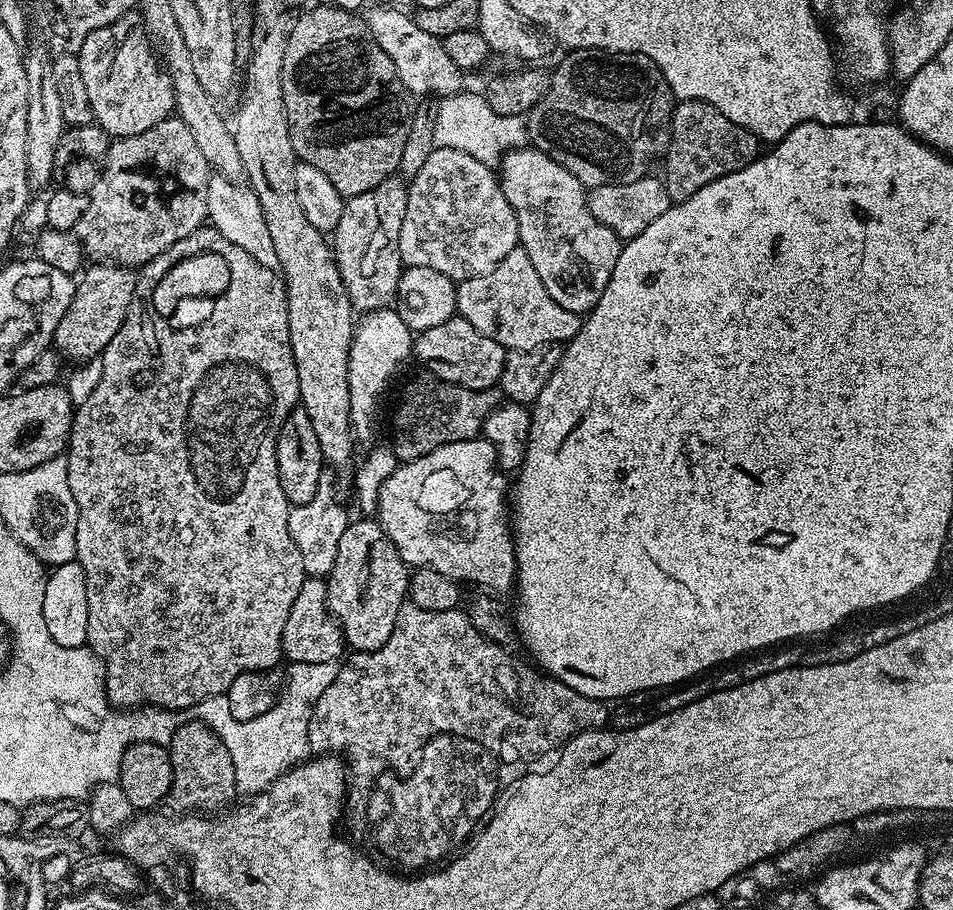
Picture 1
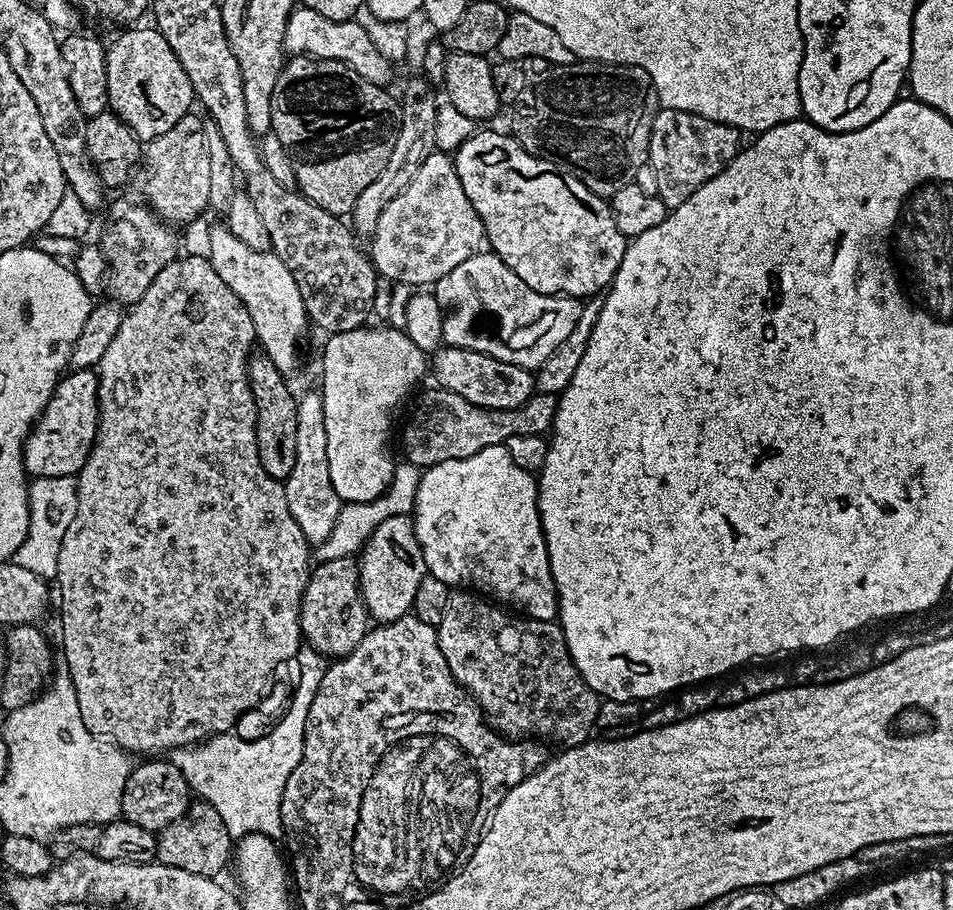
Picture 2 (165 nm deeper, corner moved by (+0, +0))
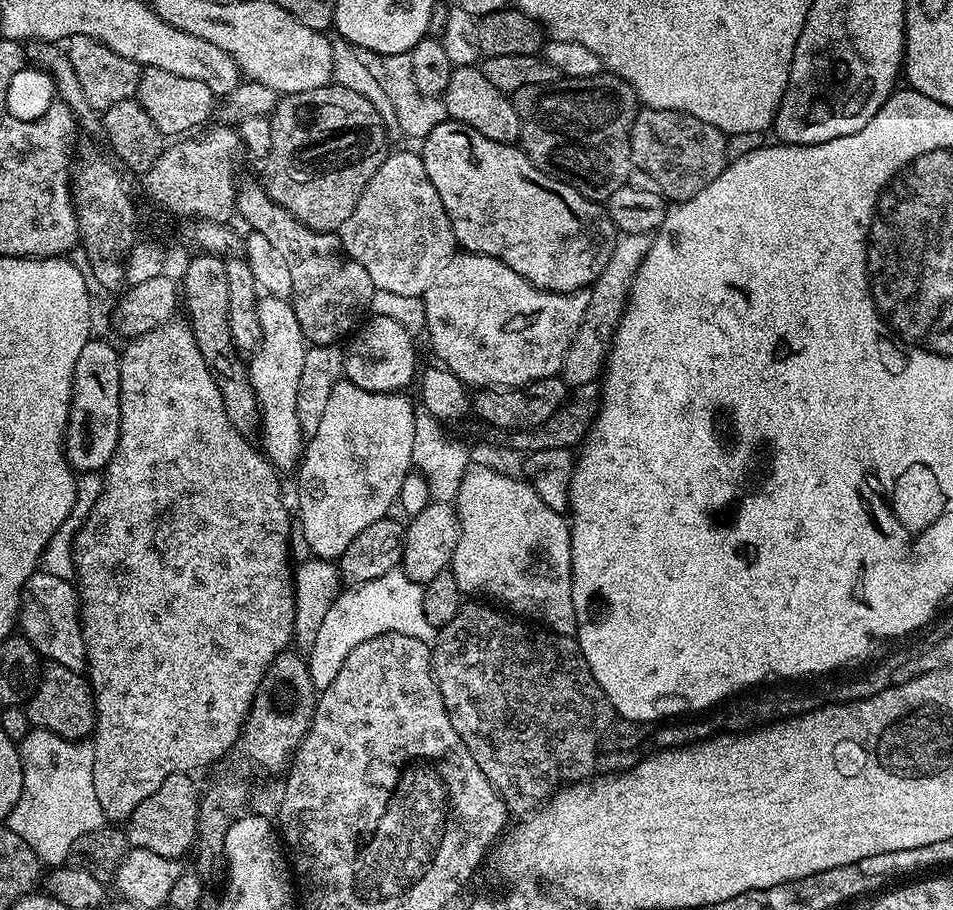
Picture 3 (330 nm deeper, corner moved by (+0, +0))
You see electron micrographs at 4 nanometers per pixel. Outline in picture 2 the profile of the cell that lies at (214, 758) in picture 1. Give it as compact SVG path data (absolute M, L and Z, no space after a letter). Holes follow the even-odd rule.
M205 802L189 805L188 813L176 819L157 835L156 860L164 865L176 866L187 872L198 873L204 877L216 878L231 861L234 841L226 830L224 820L215 808Z

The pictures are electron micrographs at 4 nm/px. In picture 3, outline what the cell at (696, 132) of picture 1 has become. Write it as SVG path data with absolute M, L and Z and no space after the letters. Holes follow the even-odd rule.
M641 107L630 138L632 163L653 180L651 183L661 196L672 202L689 200L698 190L710 186L728 165L728 139L725 133L710 126L710 122L702 122L702 118L678 110Z

